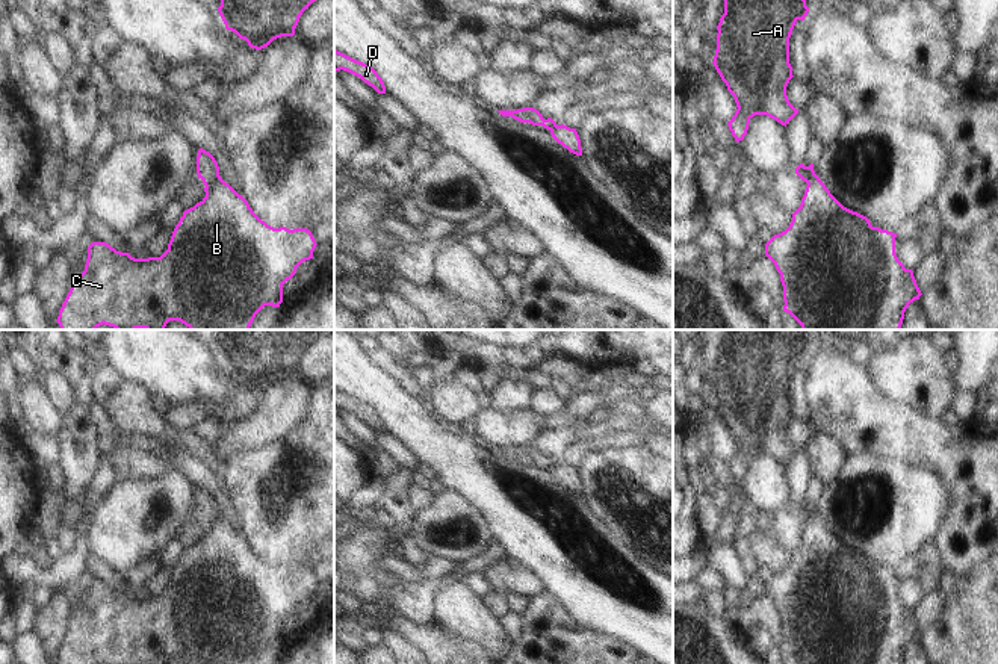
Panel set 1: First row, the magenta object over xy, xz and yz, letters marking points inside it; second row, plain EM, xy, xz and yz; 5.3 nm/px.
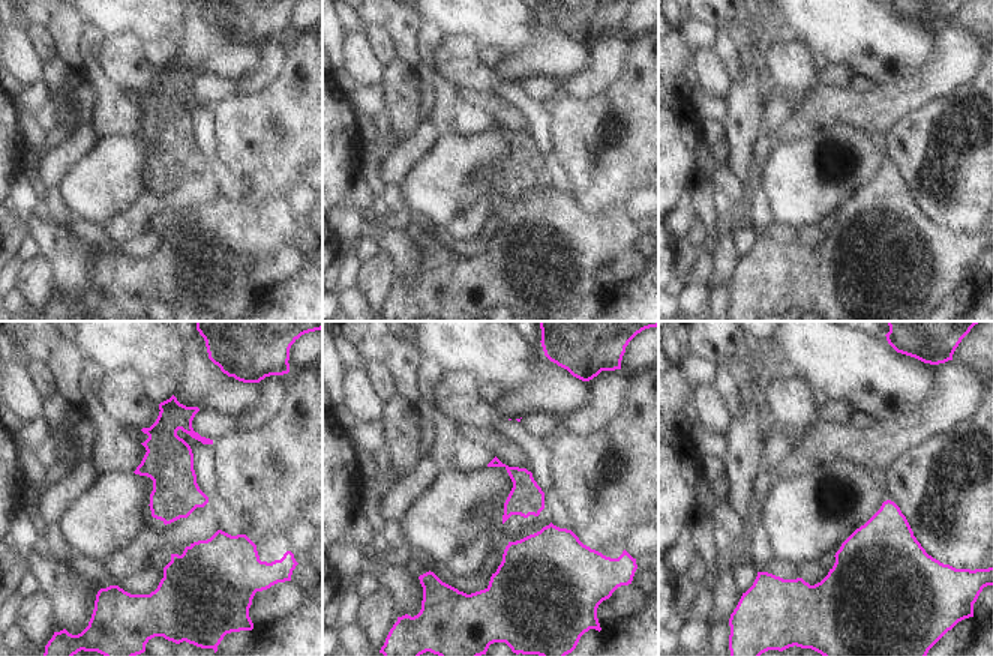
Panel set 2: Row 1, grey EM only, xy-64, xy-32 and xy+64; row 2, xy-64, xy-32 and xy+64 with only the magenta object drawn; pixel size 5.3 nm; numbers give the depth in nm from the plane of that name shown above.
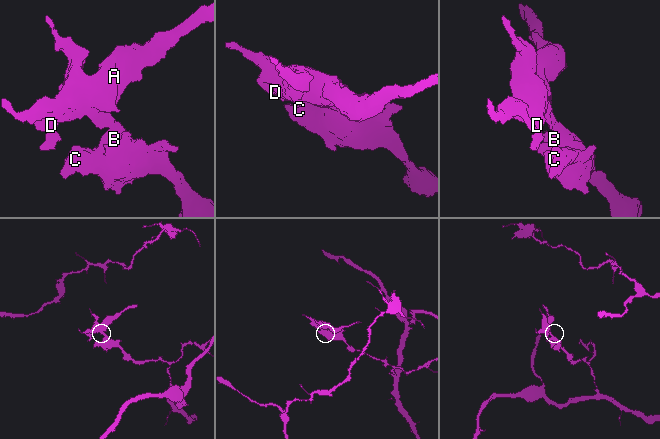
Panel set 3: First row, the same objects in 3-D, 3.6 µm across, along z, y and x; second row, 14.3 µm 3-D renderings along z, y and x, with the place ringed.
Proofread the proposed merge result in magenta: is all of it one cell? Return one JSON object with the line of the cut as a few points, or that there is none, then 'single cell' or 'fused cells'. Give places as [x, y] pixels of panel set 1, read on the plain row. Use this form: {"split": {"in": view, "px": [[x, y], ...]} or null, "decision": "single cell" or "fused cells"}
{"split": {"in": "xy", "px": [[220, 516], [212, 525], [206, 527]]}, "decision": "fused cells"}

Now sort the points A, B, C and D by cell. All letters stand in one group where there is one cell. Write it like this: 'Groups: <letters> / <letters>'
Groups: A D / B C

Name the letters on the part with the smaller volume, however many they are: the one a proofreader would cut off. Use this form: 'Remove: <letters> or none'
Remove: A, D

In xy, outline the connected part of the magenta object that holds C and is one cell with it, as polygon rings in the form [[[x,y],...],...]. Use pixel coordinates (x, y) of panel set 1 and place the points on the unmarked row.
[[[222,517],[213,526],[204,526],[206,535],[183,551],[175,564],[168,588],[160,596],[135,597],[106,581],[88,585],[85,610],[74,616],[71,628],[59,649],[59,664],[166,664],[180,659],[184,664],[251,664],[265,646],[280,646],[283,623],[296,607],[313,597],[316,579],[310,569],[274,567],[262,560]]]

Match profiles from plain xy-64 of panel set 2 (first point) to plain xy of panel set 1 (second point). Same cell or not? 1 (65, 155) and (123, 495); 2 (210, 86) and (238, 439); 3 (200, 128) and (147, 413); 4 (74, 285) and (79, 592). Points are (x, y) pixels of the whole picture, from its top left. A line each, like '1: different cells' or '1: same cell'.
1: different cells
2: different cells
3: same cell
4: same cell

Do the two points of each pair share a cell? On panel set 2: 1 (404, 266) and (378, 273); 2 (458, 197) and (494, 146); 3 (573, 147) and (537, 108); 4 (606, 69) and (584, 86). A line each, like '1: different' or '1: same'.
1: different
2: same
3: different
4: same

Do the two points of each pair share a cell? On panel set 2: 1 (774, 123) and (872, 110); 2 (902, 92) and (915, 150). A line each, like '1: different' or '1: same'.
1: different
2: different

